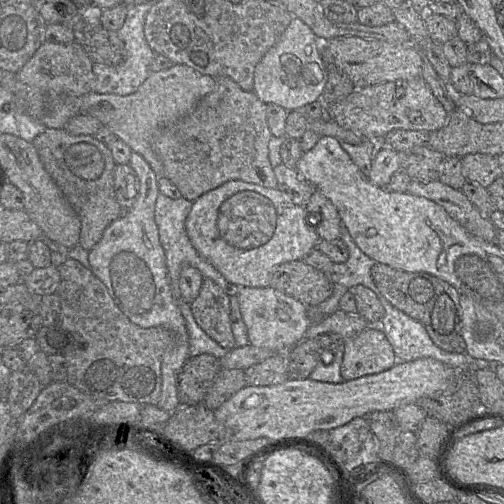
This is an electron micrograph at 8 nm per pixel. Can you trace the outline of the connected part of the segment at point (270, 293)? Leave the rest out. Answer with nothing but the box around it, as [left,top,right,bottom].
[237,287,310,353]

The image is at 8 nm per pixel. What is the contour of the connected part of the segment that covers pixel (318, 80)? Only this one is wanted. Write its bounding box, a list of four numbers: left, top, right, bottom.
[253,17,327,113]

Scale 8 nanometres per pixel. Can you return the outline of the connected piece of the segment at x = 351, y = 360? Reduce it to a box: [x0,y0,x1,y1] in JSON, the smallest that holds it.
[341,325,397,381]

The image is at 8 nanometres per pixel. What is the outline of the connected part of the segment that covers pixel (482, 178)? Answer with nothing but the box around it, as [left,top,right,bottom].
[461,154,502,187]

